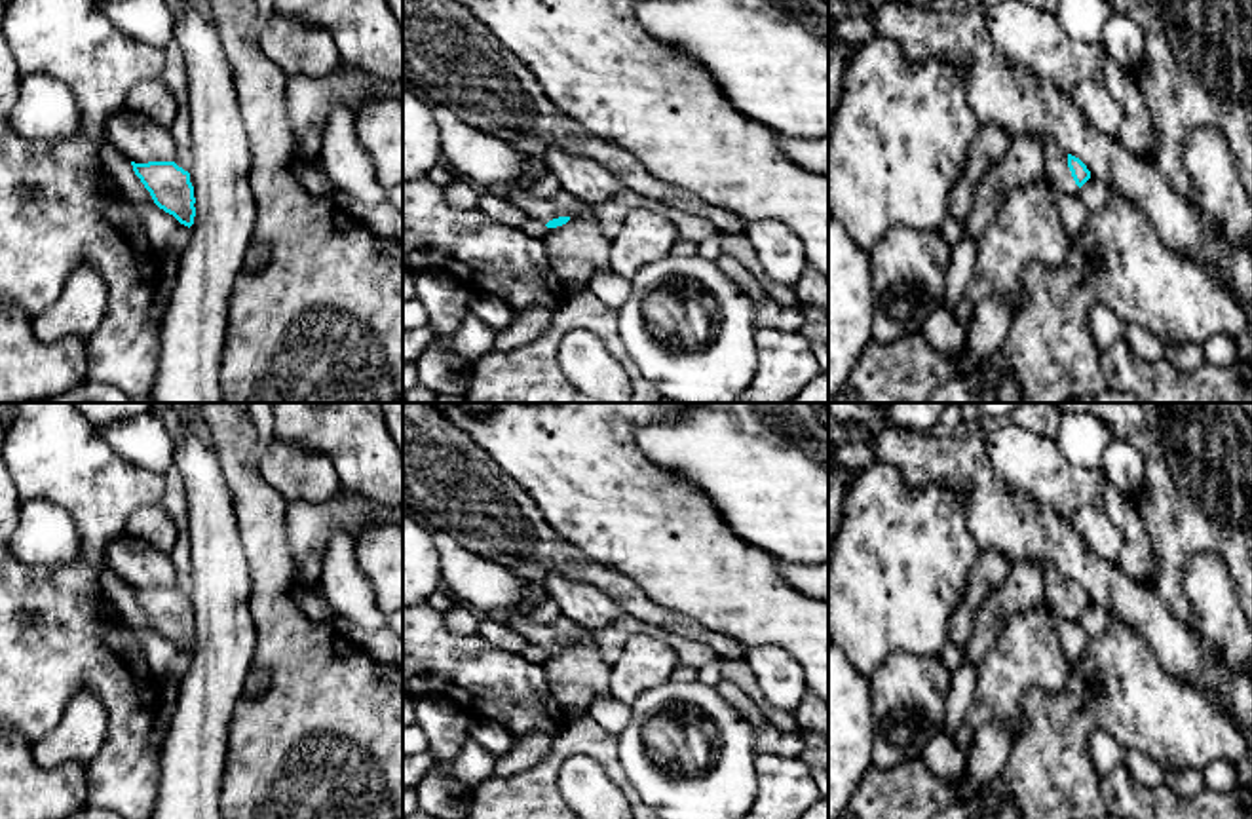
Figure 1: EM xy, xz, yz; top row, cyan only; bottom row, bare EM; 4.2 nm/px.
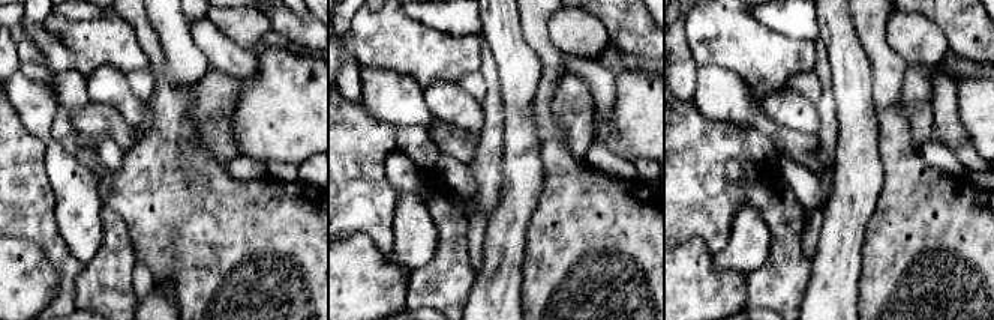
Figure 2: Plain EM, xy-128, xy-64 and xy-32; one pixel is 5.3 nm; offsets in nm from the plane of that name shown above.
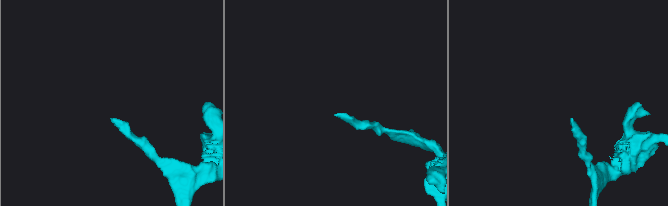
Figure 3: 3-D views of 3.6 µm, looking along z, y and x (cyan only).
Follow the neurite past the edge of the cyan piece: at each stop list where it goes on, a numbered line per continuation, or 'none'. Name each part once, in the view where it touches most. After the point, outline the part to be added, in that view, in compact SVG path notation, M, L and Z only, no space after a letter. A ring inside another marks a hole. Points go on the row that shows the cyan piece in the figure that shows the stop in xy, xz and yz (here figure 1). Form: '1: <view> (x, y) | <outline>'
1: yz (1059, 173) | M1049 137L1041 139L1041 146L1045 154L1047 179L1054 190L1079 194L1079 186L1075 184L1068 167L1068 154Z

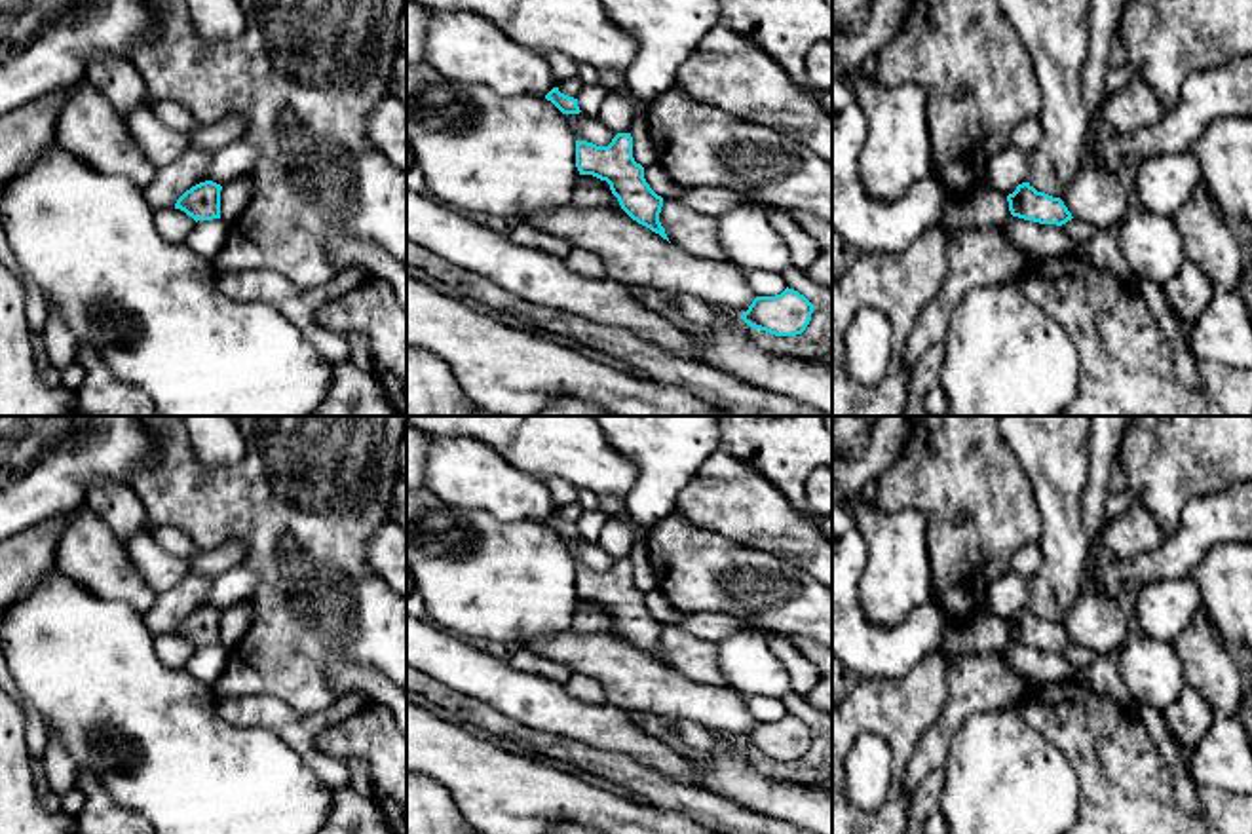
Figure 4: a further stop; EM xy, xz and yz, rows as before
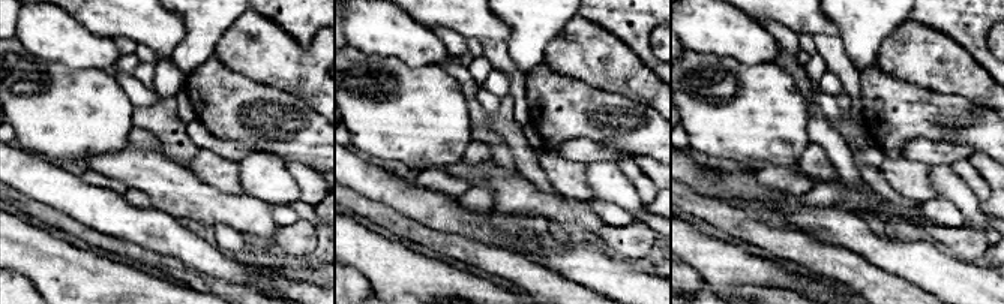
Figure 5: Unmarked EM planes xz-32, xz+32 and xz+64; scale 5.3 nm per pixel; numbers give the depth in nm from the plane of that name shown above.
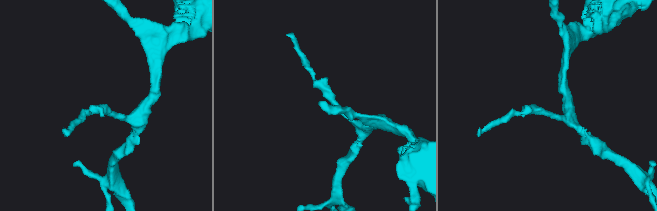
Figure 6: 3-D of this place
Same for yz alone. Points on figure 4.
none

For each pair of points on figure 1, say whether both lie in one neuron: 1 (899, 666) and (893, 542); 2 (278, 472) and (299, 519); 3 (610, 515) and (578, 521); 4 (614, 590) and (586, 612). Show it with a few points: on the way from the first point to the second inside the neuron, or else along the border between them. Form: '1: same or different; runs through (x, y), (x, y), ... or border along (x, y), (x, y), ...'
1: different; border along (937, 654), (914, 656), (893, 652), (871, 677)
2: different; border along (335, 495), (323, 502), (287, 504)
3: same; runs through (603, 515), (586, 515)
4: different; border along (565, 578), (593, 584), (624, 610)

